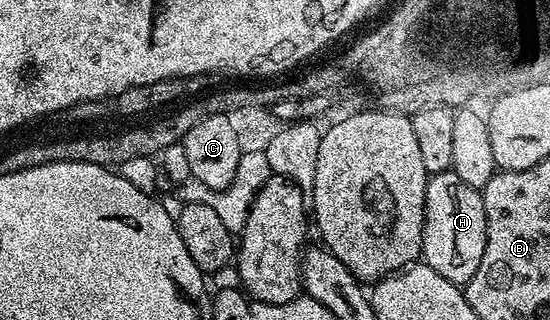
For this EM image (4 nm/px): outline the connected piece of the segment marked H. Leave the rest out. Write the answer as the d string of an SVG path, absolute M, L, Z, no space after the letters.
M450 171L430 174L425 191L422 264L433 267L433 271L449 279L449 283L465 287L469 279L477 275L477 267L481 267L481 255L485 255L486 242L482 192L469 187L469 183L464 183Z

